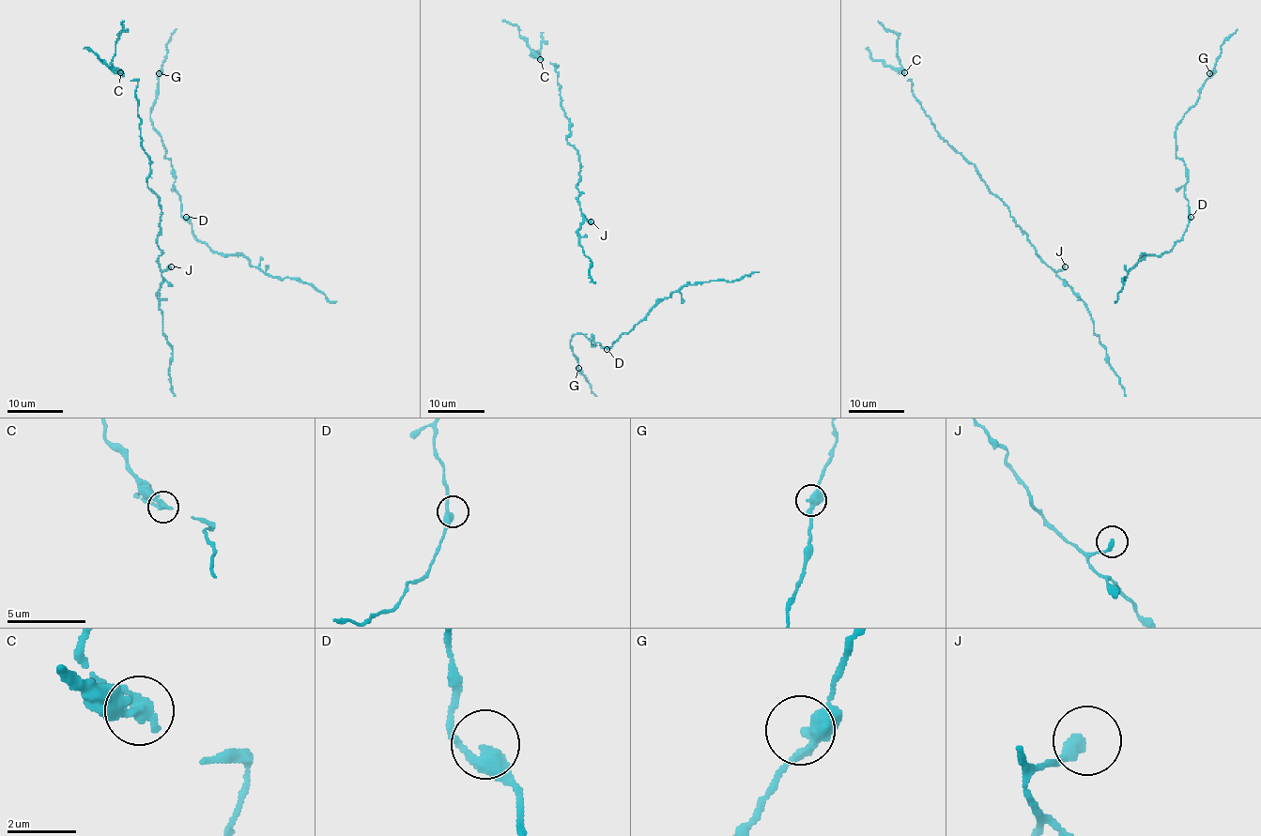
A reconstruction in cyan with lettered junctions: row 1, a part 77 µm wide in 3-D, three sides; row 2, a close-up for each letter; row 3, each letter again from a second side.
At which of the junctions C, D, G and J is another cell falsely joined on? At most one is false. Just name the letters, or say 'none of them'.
C

